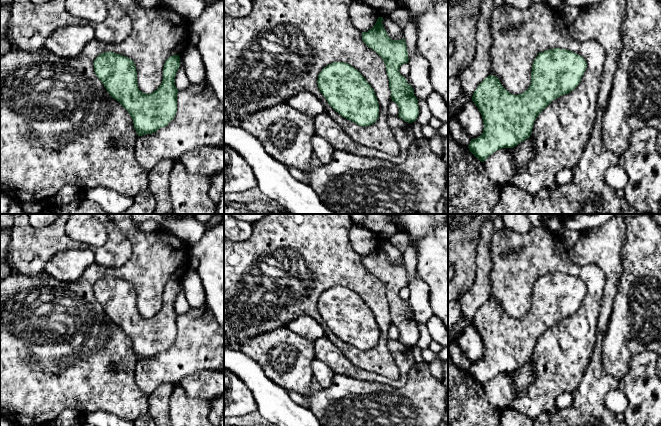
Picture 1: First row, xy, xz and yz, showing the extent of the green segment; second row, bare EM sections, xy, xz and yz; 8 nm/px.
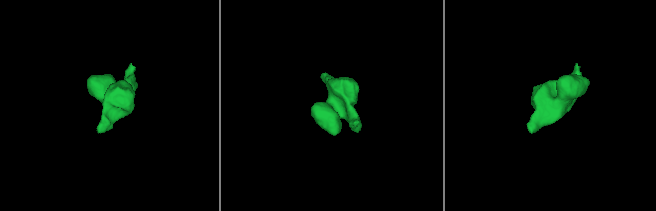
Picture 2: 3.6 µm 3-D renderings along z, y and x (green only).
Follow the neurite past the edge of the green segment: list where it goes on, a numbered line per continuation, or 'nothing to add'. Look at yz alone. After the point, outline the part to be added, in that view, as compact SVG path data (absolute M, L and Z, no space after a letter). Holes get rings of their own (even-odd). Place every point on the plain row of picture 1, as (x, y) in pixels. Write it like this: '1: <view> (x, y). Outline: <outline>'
nothing to add

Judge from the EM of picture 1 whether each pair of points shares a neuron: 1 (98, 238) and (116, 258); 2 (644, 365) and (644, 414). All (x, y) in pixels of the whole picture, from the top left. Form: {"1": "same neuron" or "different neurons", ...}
{"1": "different neurons", "2": "same neuron"}

